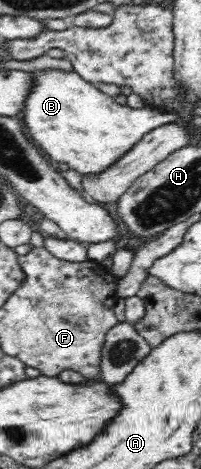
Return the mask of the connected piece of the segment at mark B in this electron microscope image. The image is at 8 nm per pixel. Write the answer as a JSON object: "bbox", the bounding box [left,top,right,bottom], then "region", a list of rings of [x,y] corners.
{"bbox":[22,69,178,175],"region":[[[57,69],[38,70],[32,74],[32,87],[24,102],[22,124],[27,135],[33,138],[53,160],[64,162],[69,168],[83,175],[94,175],[108,169],[121,156],[137,144],[150,130],[159,126],[178,122],[177,113],[160,111],[153,106],[130,107],[115,102],[113,97],[99,90],[95,84],[87,82],[80,74]]]}

